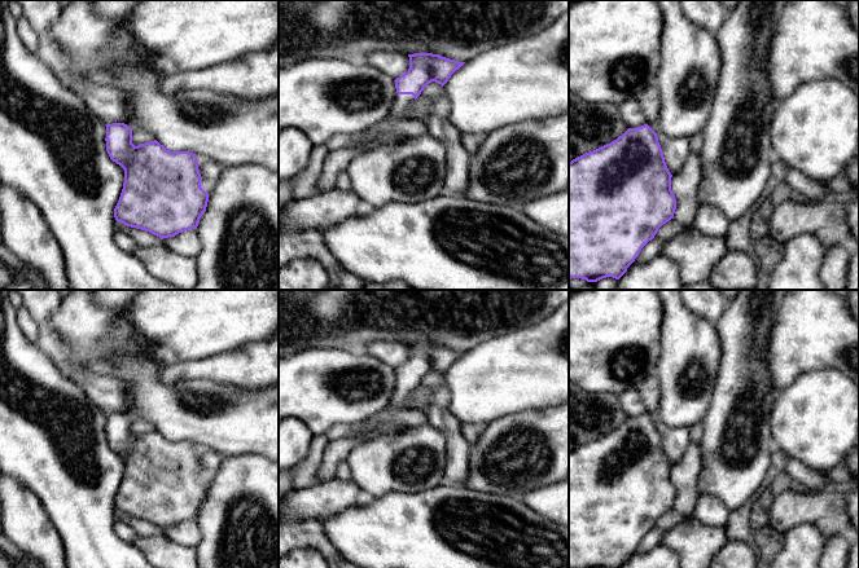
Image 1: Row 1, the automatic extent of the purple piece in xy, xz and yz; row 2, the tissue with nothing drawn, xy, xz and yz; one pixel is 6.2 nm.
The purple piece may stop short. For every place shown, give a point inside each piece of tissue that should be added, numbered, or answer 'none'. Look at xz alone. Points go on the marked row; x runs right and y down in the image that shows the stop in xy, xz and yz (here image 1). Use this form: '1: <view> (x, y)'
1: xz (399, 109)

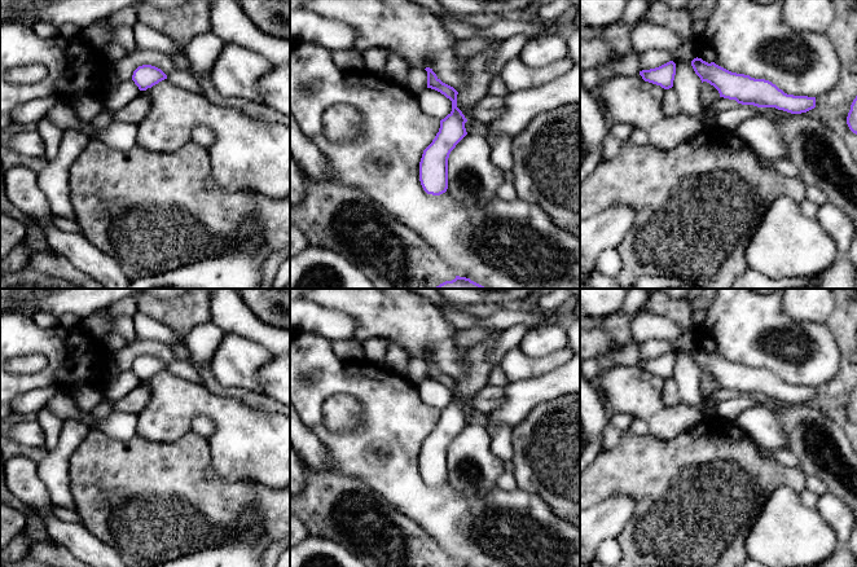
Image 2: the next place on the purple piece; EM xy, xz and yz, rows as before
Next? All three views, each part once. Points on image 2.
none

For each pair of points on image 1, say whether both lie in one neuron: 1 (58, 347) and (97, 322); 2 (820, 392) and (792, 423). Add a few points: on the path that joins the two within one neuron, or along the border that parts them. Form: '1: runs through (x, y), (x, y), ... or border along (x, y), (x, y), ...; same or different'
1: border along (48, 317), (48, 325), (84, 366); different
2: runs through (815, 400), (800, 415); same

